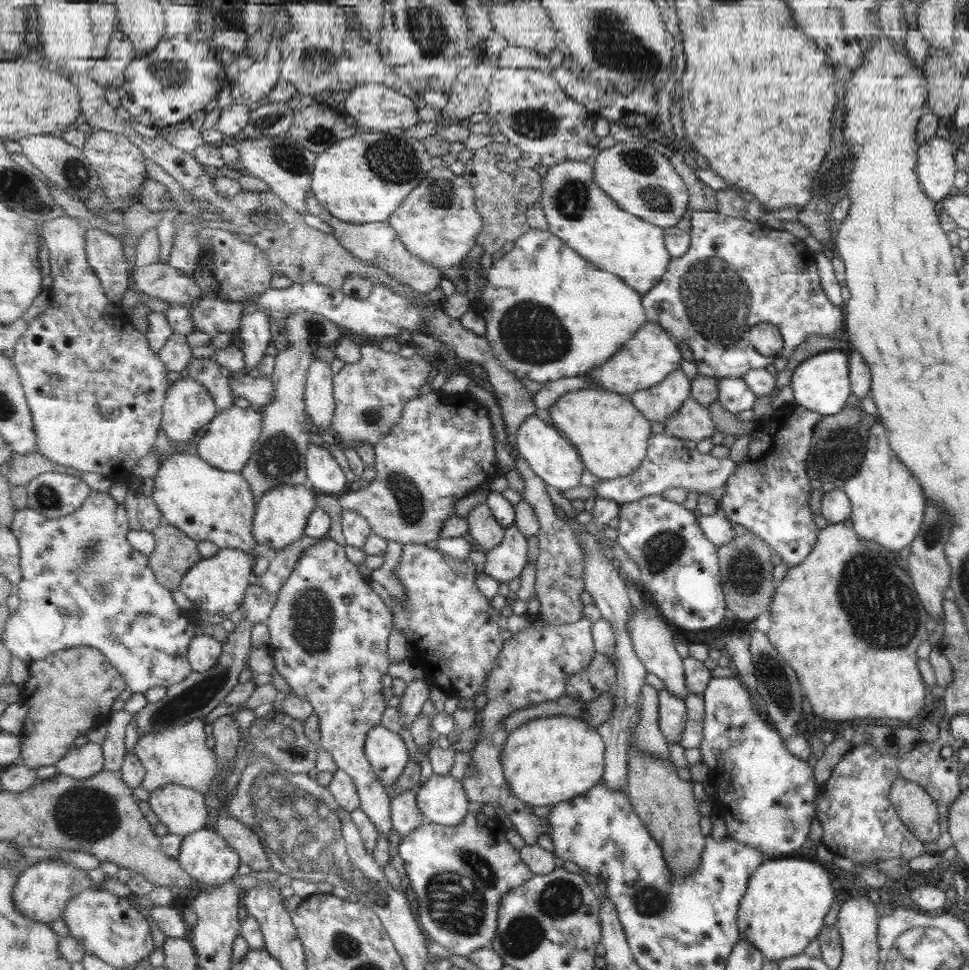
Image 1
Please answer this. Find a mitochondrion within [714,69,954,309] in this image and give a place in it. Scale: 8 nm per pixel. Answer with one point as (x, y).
(830, 180)

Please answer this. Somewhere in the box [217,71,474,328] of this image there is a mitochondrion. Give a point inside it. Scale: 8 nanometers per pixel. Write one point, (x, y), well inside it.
(394, 161)

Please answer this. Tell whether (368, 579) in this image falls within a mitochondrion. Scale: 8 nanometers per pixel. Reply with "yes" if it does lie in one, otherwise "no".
no

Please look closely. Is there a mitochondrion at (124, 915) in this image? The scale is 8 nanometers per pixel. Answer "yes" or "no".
no

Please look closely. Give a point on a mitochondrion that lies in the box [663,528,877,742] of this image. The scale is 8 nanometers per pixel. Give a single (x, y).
(776, 682)

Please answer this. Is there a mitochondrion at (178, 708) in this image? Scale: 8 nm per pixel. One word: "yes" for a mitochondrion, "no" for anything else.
yes

